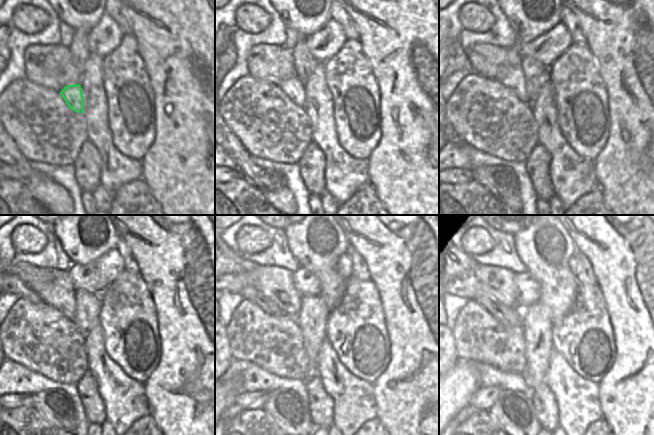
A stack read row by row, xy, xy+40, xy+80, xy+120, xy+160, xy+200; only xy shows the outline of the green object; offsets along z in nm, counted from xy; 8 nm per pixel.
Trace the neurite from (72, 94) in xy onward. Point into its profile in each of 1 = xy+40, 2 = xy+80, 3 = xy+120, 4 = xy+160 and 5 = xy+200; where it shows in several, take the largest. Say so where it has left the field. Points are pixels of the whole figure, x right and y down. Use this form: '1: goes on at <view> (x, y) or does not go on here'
1: goes on at xy+40 (293, 88)
2: goes on at xy+80 (509, 74)
3: goes on at xy+120 (55, 288)
4: goes on at xy+160 (275, 283)
5: goes on at xy+200 (470, 279)

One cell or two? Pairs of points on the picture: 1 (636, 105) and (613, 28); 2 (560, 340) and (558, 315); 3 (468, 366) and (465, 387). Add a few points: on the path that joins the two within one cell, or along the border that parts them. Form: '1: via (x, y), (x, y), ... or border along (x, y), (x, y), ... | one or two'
1: via (637, 86), (637, 76), (632, 65), (630, 47) | one
2: border along (573, 302), (570, 310), (558, 322), (552, 325) | two
3: via (466, 371), (465, 382) | one

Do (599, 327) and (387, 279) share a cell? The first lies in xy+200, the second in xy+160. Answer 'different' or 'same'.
different

